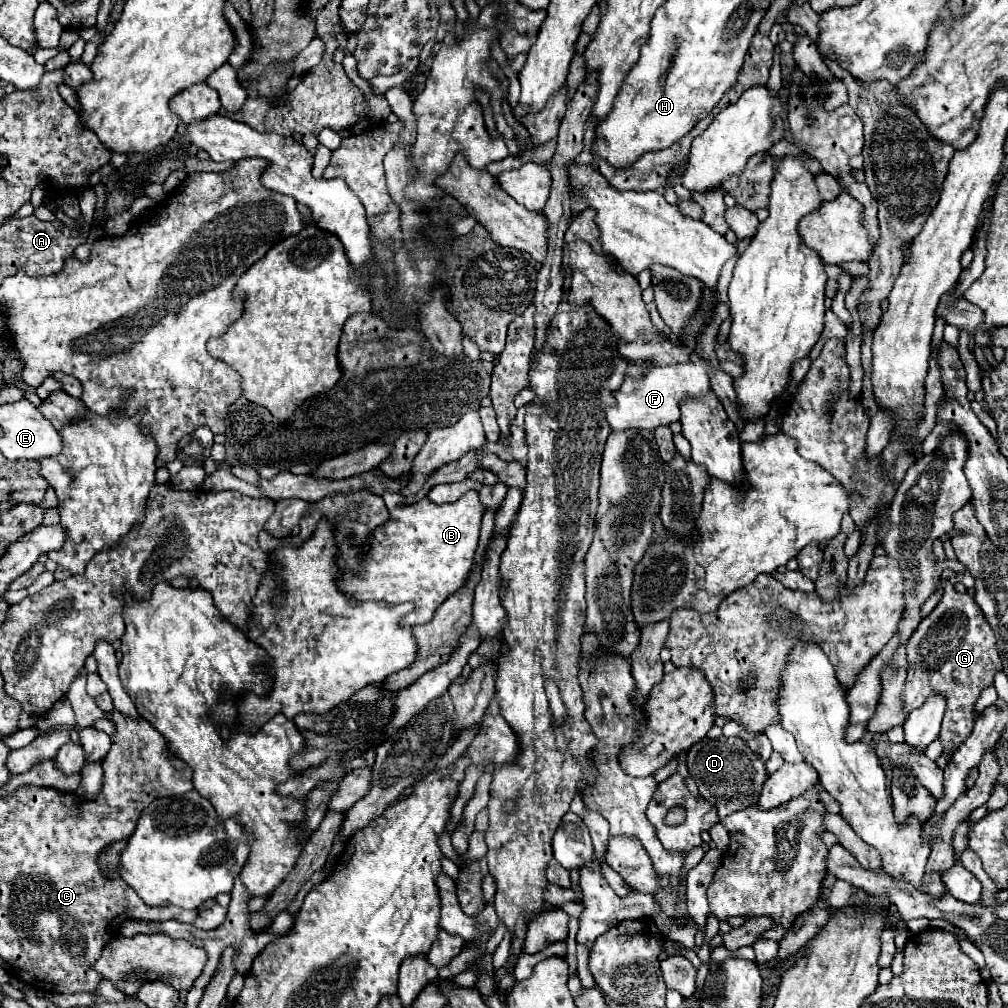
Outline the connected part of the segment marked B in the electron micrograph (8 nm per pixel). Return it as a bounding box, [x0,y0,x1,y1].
[337,491,483,625]

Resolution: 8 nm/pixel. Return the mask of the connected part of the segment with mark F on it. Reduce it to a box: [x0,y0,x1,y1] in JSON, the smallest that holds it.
[605,353,711,431]

